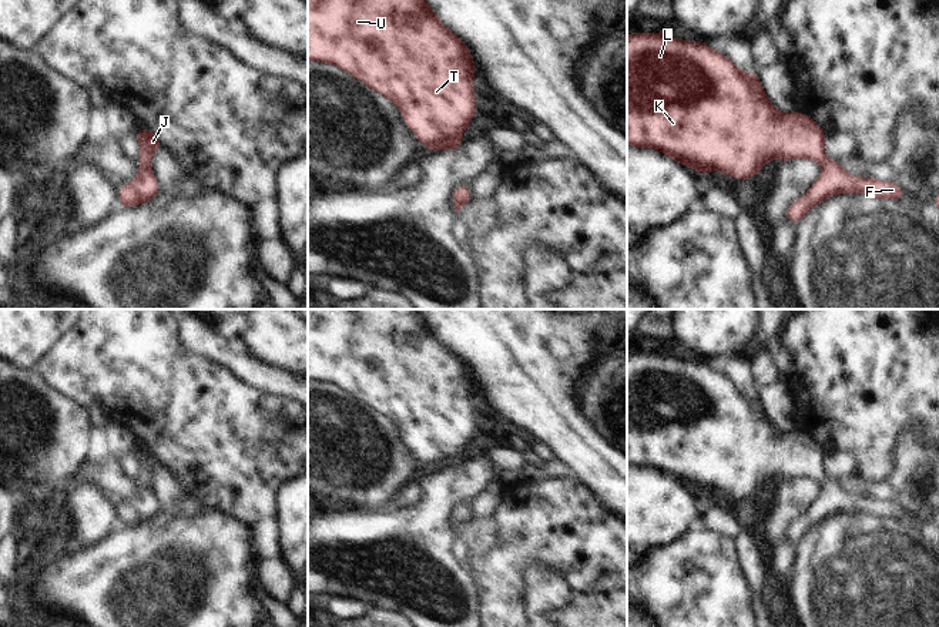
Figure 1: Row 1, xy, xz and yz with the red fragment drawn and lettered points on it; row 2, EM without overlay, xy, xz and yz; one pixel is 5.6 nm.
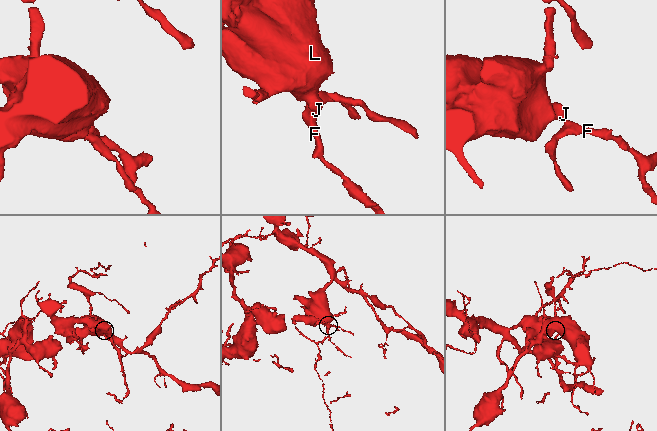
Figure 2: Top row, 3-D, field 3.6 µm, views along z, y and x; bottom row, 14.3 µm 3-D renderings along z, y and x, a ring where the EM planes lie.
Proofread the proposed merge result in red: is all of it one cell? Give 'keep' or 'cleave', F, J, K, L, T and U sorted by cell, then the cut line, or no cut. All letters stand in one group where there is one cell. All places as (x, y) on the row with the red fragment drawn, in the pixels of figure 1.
keep; groups F J K L T U; cut none

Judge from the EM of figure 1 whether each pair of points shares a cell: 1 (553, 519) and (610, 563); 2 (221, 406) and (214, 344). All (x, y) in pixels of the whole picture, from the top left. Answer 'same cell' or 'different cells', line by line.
1: same cell
2: different cells

